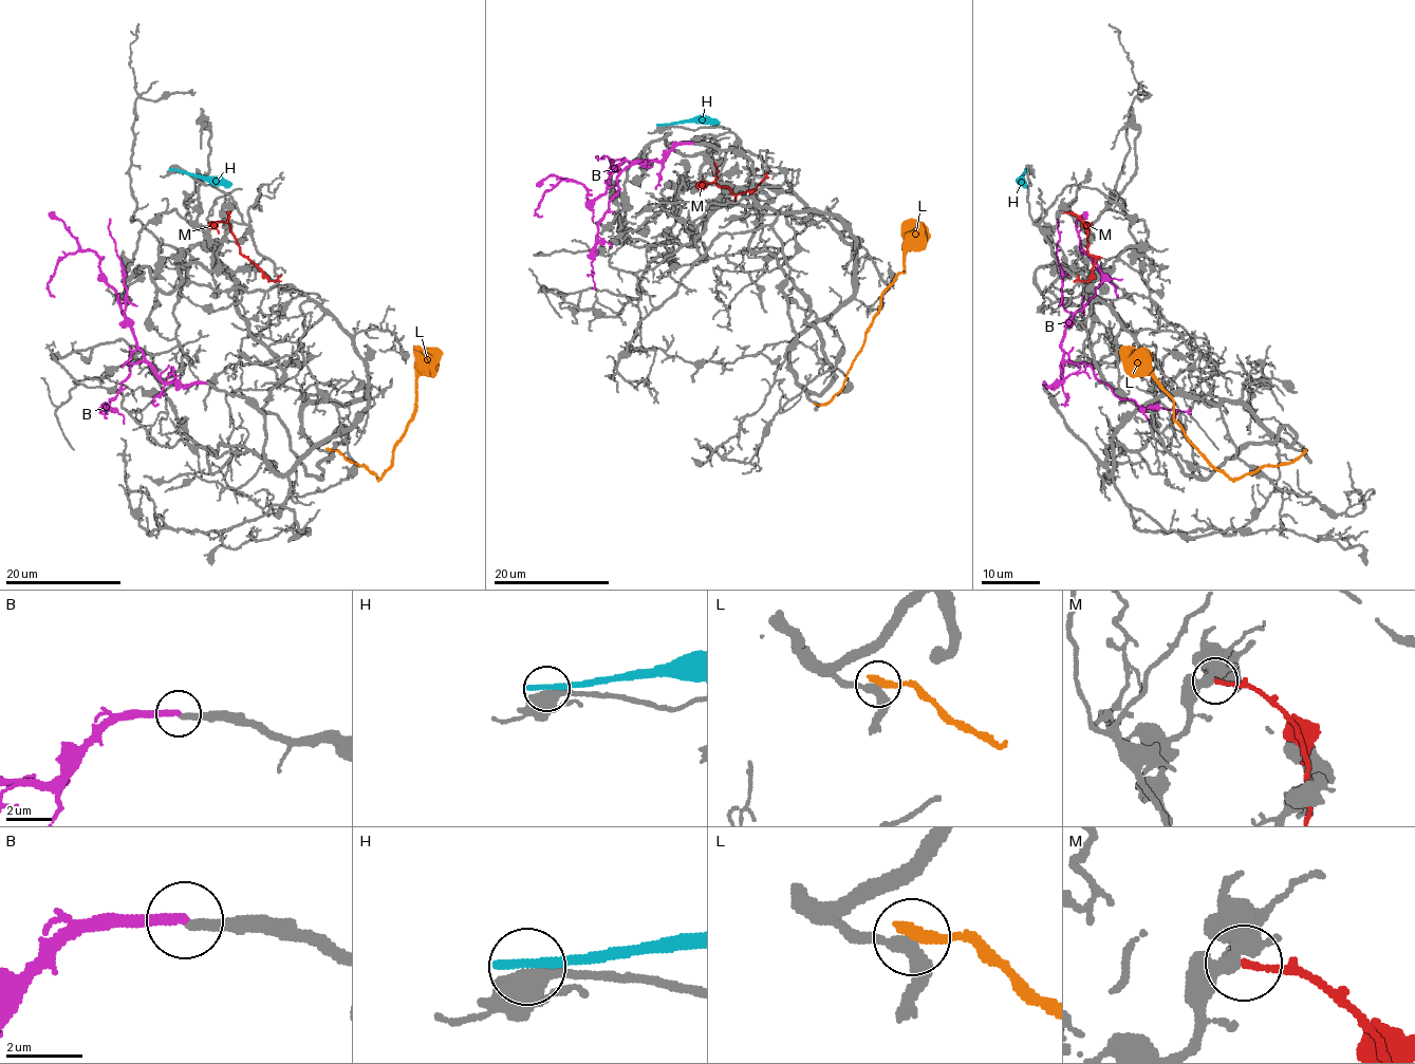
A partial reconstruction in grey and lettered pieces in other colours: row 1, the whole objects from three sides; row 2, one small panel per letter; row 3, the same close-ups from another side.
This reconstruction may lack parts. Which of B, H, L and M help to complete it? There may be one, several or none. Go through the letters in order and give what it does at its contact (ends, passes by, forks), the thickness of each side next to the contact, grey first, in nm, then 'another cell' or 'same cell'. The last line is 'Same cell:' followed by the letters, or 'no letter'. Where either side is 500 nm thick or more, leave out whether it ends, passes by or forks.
B: it ends | 320/320 nm | same cell
H: it ends | 460/340 nm | another cell
L: it ends | 360/320 nm | another cell
M: it ends | 360/170 nm | another cell
Same cell: B

